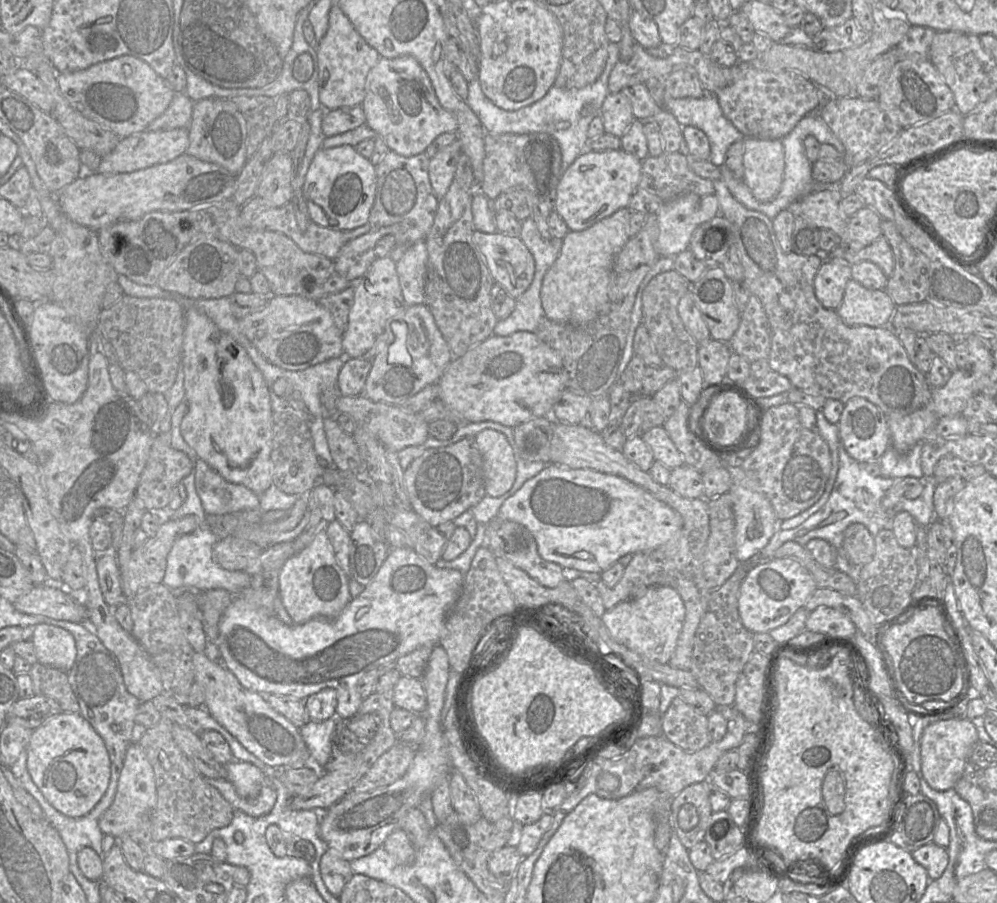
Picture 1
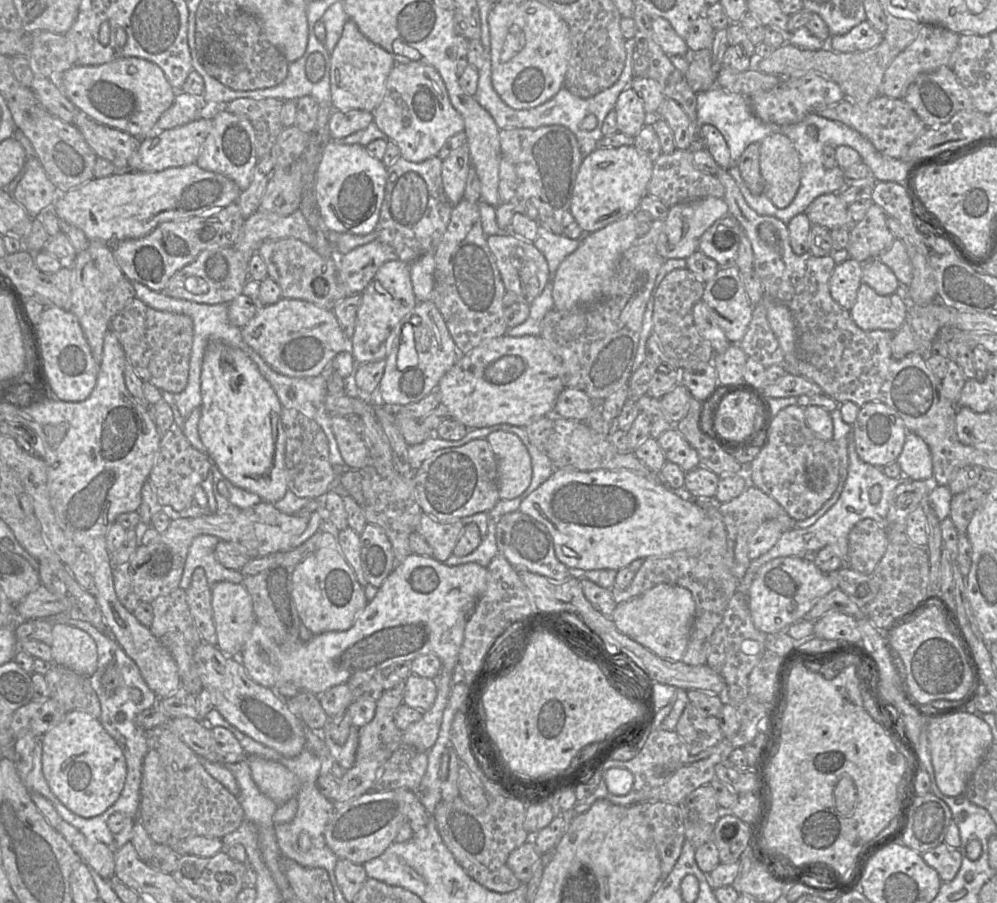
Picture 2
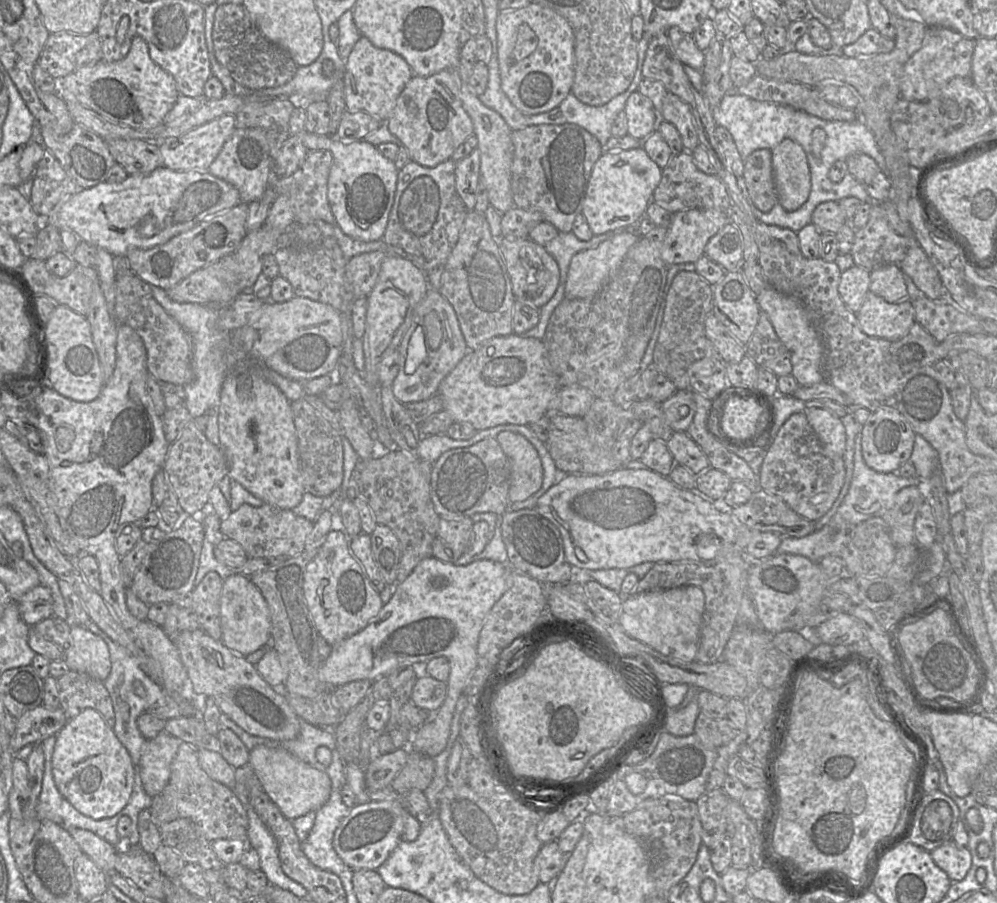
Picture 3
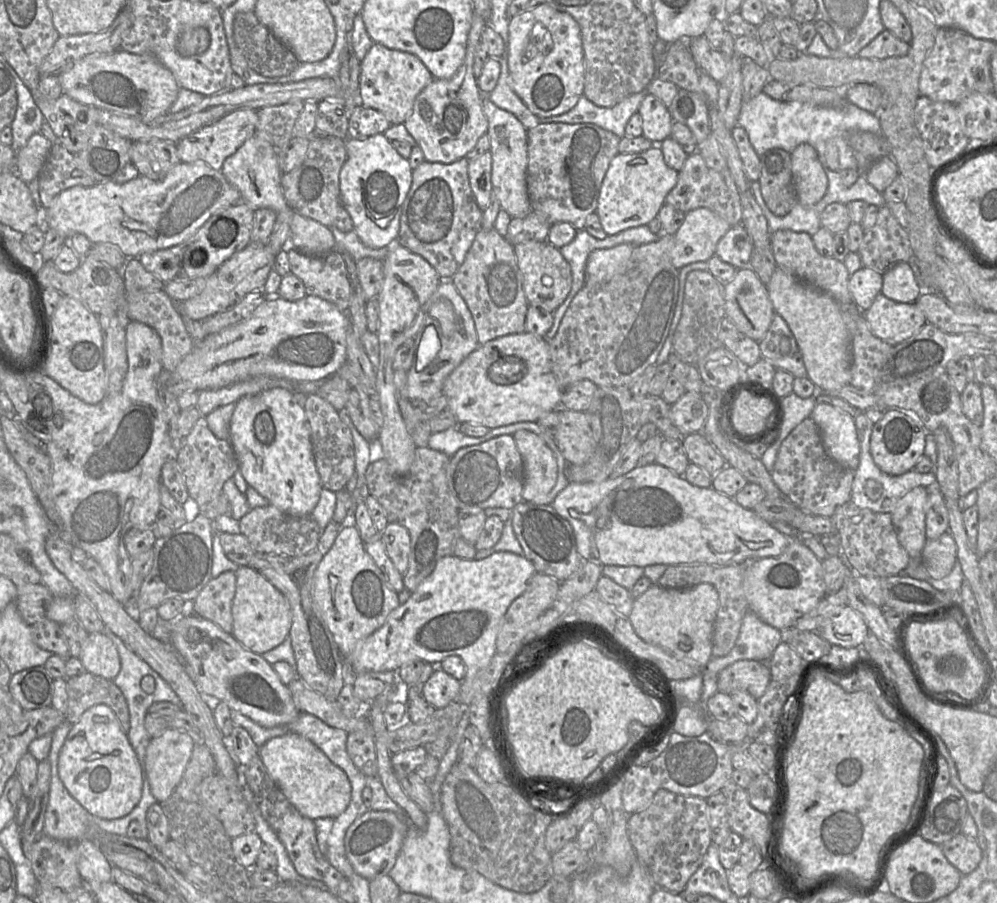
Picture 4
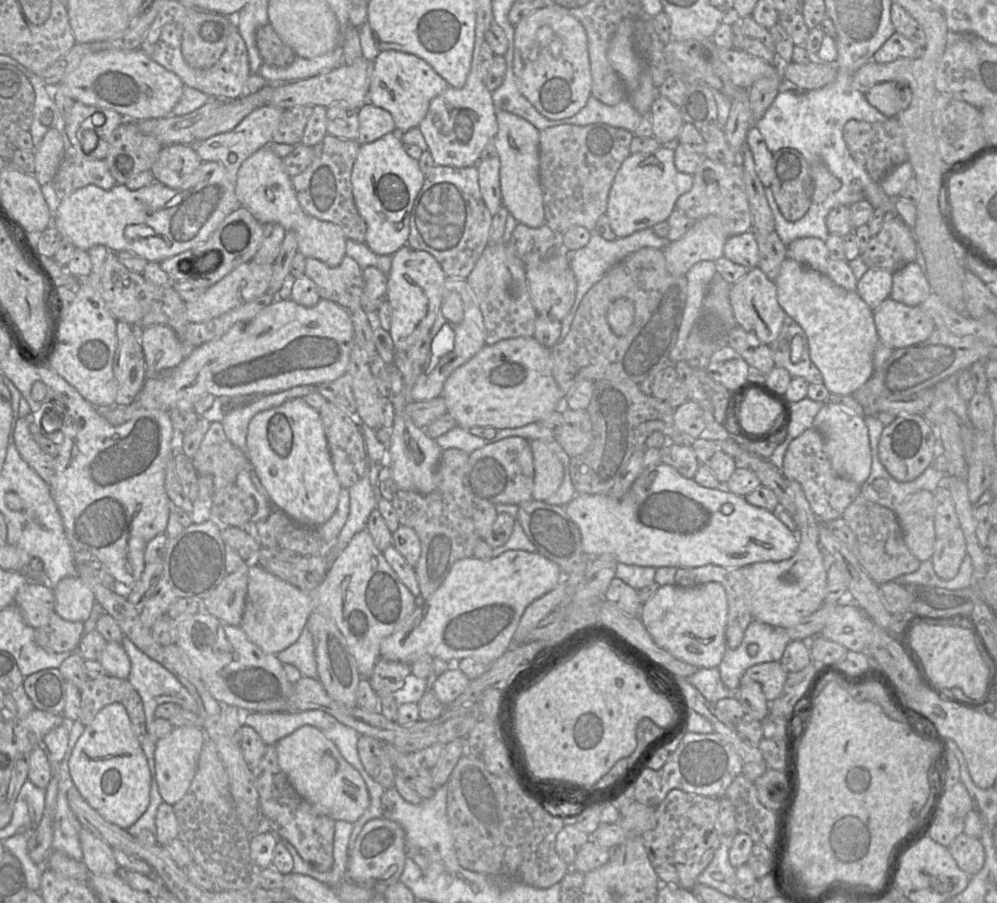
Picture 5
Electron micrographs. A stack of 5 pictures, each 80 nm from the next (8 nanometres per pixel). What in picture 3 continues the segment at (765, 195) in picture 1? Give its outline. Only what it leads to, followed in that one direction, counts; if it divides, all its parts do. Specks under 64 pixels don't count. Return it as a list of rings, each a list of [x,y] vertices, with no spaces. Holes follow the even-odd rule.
[[[790,139],[780,142],[771,152],[778,203],[785,210],[796,210],[808,200],[811,191],[807,154]]]

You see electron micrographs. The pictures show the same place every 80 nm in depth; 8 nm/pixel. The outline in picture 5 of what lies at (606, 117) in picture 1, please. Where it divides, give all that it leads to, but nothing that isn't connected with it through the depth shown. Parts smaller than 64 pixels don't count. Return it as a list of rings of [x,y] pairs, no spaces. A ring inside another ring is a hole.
[[[658,96],[648,113],[652,118],[653,137],[662,145],[673,145],[677,142],[682,125],[685,123],[679,107],[664,96]]]

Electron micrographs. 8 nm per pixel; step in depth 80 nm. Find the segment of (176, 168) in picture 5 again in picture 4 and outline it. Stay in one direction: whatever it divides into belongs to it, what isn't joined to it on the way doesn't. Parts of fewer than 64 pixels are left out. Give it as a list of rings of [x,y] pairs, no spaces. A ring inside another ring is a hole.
[[[161,140],[133,142],[131,164],[138,170],[139,176],[162,180],[171,168],[181,163],[175,144]]]

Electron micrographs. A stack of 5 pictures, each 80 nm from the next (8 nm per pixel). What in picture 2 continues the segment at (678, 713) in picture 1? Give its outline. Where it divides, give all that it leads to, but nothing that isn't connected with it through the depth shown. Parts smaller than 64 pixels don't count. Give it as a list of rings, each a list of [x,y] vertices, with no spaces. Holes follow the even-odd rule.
[[[691,703],[683,709],[675,732],[690,747],[692,754],[698,754],[725,738],[717,717],[708,716]]]

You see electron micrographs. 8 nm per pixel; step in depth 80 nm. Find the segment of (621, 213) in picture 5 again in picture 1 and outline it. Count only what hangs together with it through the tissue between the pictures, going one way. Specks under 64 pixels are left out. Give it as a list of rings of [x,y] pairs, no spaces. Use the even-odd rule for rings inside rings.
[[[587,148],[565,171],[557,187],[555,208],[570,231],[582,231],[621,208],[627,208],[638,189],[642,160],[622,149],[591,151]]]

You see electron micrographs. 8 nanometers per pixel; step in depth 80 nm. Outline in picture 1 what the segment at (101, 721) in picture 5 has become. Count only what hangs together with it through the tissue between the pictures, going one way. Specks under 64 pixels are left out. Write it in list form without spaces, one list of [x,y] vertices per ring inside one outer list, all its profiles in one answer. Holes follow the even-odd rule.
[[[60,713],[32,731],[27,751],[27,769],[45,799],[62,814],[78,818],[87,815],[106,793],[111,777],[111,761],[102,737],[79,713]]]

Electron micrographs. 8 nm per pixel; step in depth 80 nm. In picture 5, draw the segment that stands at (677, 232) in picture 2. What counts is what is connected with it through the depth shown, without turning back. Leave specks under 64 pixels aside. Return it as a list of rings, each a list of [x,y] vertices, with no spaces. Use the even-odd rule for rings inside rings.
[[[716,216],[695,220],[684,236],[669,241],[664,249],[666,268],[673,275],[686,276],[696,263],[722,258],[726,240],[723,224]]]

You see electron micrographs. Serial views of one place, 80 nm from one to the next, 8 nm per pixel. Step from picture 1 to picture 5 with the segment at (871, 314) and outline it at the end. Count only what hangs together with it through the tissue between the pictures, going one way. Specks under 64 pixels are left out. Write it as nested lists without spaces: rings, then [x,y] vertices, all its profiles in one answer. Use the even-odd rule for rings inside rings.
[[[890,297],[872,310],[879,340],[892,350],[923,342],[936,329],[918,306],[907,306]]]

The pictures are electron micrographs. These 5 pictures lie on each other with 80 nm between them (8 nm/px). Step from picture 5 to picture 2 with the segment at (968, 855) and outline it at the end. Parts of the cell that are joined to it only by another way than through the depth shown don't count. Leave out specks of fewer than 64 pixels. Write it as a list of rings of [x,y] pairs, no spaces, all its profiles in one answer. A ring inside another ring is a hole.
[[[942,843],[921,854],[925,863],[933,868],[942,882],[950,882],[957,875],[961,863],[962,854],[957,848],[952,848]]]

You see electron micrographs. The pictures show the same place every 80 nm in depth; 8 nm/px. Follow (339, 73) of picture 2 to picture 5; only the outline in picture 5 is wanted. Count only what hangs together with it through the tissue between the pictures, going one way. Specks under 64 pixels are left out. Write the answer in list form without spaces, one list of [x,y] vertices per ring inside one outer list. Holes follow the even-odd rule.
[[[380,50],[372,60],[369,79],[368,103],[387,110],[393,117],[396,130],[404,132],[418,128],[431,100],[450,85],[420,57],[395,50]]]

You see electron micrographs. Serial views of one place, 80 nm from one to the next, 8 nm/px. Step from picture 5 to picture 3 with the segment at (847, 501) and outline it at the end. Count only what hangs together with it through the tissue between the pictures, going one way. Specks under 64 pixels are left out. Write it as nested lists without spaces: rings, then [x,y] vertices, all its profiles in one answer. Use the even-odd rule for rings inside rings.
[[[805,412],[791,415],[778,430],[771,446],[767,449],[758,475],[758,485],[764,491],[780,497],[796,513],[815,521],[823,517],[837,499],[845,479],[842,456],[822,445],[808,422]]]

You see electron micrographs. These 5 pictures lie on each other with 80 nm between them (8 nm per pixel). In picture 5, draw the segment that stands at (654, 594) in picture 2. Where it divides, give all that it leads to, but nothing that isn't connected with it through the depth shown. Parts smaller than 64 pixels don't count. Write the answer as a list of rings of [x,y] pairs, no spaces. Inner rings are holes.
[[[708,582],[698,586],[659,586],[656,593],[642,604],[639,618],[657,645],[674,657],[697,668],[717,668],[727,650],[726,625],[728,614],[727,595],[718,582]]]

